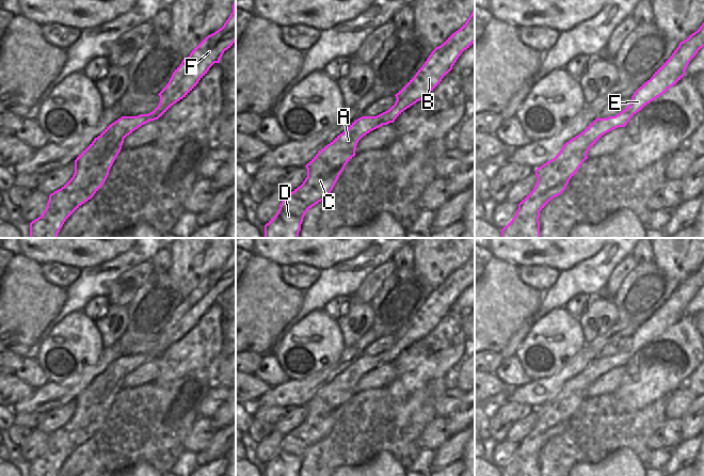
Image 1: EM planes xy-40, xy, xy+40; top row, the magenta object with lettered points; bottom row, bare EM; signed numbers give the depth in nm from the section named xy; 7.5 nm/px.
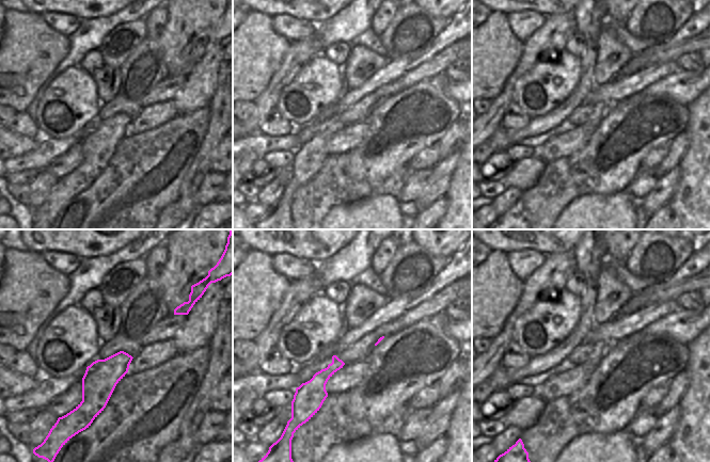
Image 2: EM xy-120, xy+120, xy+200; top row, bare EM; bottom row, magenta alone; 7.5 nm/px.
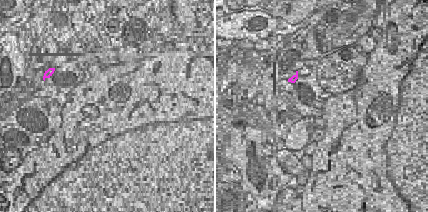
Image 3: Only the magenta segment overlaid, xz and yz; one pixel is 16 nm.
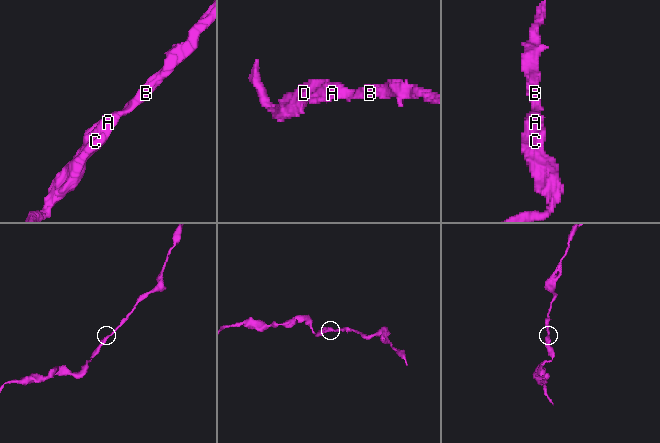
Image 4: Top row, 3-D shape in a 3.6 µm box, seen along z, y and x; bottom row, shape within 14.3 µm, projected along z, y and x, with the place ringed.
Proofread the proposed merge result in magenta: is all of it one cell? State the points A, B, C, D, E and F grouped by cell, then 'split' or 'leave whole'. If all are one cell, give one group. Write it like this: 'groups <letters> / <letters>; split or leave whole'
groups A B C D E F; leave whole

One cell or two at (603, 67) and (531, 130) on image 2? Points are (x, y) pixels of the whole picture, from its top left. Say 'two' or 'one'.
two

